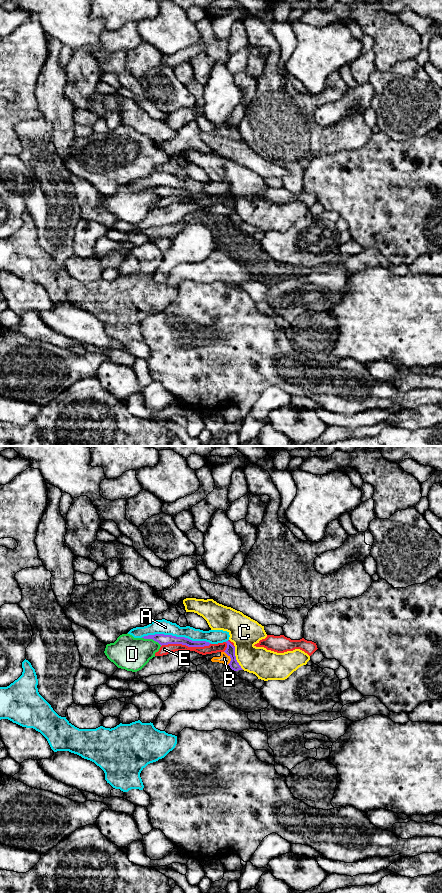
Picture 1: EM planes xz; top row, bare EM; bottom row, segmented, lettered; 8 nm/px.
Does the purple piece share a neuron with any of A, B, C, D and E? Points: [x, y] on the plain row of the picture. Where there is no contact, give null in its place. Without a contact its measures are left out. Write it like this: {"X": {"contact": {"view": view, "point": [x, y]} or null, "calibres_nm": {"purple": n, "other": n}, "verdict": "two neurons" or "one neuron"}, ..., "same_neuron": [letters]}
{"A": {"contact": {"view": "xz", "point": [175, 188]}, "calibres_nm": {"purple": 90, "other": 120}, "verdict": "two neurons"}, "B": {"contact": {"view": "xz", "point": [230, 209]}, "calibres_nm": {"purple": 80, "other": 80}, "verdict": "two neurons"}, "C": {"contact": {"view": "xz", "point": [235, 210]}, "calibres_nm": {"purple": 80, "other": 240}, "verdict": "two neurons"}, "D": {"contact": {"view": "xz", "point": [152, 190]}, "calibres_nm": {"purple": 90, "other": 280}, "verdict": "two neurons"}, "E": {"contact": {"view": "xz", "point": [185, 196]}, "calibres_nm": {"purple": 90, "other": 80}, "verdict": "two neurons"}, "same_neuron": []}

